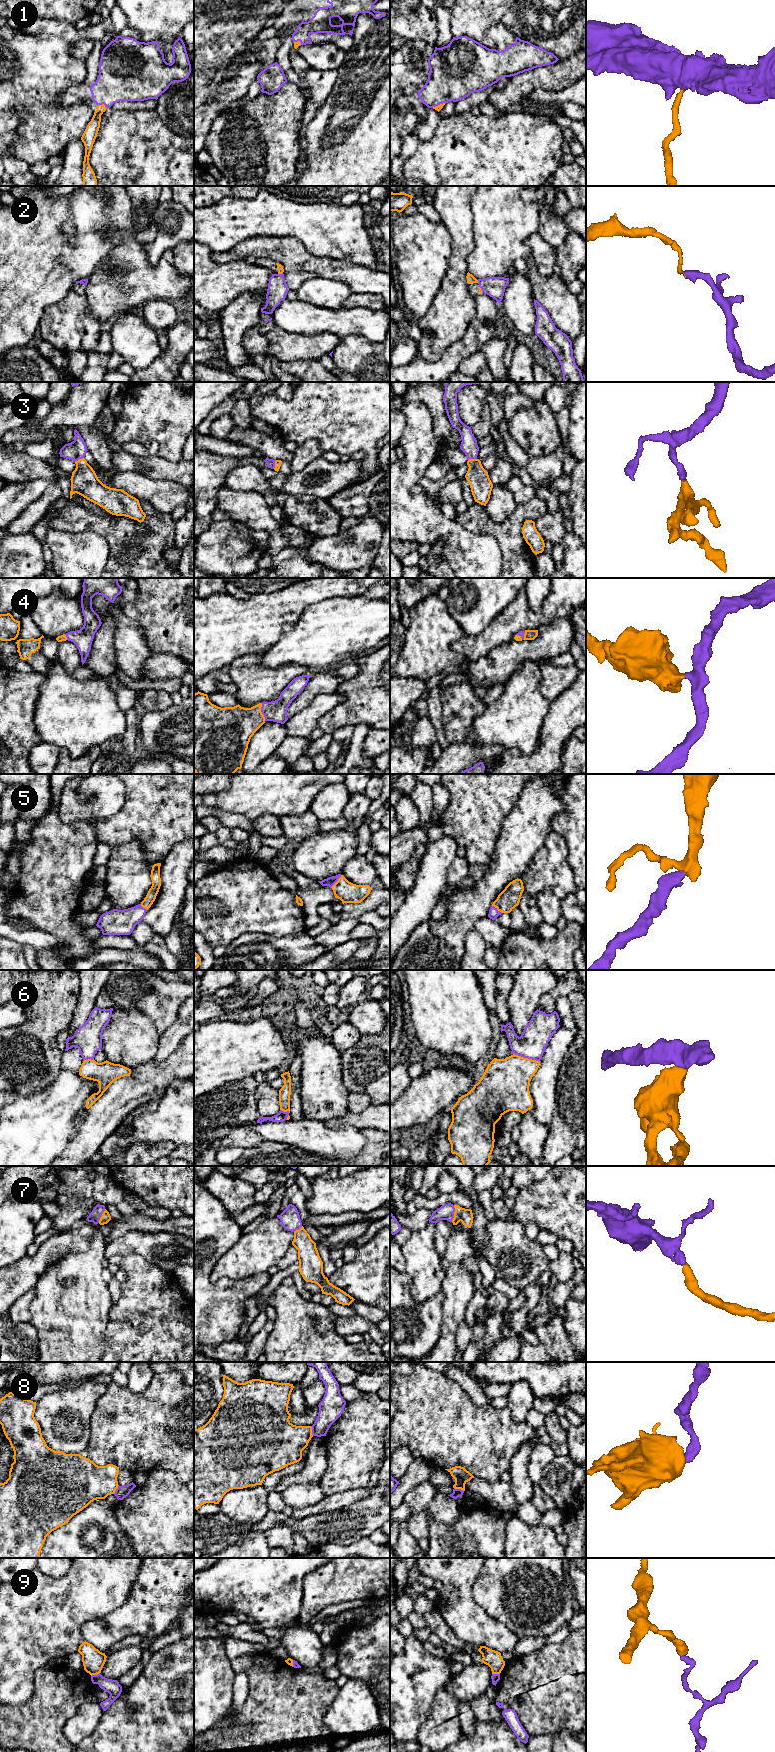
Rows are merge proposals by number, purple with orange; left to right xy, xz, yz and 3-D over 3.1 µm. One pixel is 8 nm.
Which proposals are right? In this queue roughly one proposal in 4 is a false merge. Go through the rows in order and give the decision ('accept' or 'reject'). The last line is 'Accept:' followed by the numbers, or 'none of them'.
1: accept
2: accept
3: accept
4: accept
5: accept
6: reject
7: accept
8: reject
9: reject
Accept: 1, 2, 3, 4, 5, 7

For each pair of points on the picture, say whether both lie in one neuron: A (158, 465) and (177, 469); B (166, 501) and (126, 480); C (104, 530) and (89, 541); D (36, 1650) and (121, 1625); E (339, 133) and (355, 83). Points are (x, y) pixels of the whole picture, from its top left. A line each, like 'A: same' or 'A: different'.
A: same
B: same
C: different
D: different
E: same

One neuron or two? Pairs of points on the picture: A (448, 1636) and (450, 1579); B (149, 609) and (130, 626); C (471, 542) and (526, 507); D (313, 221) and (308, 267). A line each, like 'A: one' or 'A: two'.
A: two
B: two
C: two
D: two

